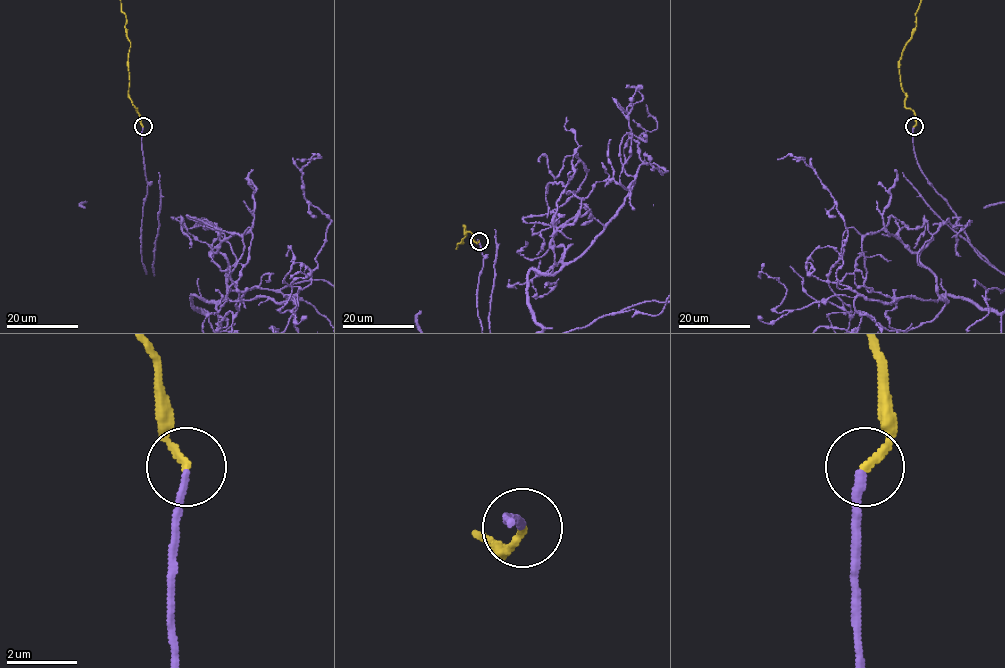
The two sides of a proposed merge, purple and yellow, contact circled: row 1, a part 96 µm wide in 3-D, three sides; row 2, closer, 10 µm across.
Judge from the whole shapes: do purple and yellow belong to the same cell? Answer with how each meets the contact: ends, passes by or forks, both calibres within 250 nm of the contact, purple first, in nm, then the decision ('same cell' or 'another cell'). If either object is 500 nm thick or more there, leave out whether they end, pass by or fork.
purple ends; yellow ends; calibres 200 and 200 nm; same cell

